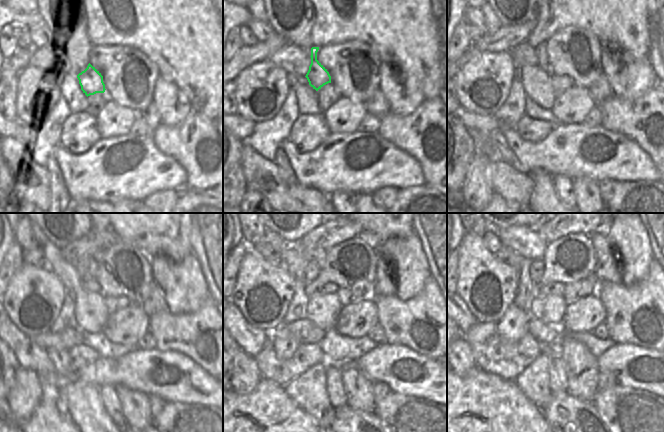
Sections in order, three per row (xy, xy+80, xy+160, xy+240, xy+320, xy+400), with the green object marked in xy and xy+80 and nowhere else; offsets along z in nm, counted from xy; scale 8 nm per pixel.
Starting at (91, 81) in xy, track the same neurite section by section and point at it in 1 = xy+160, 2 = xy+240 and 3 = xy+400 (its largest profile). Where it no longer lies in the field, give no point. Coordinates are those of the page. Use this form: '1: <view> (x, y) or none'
1: xy+160 (541, 50)
2: xy+240 (94, 266)
3: xy+400 (525, 241)

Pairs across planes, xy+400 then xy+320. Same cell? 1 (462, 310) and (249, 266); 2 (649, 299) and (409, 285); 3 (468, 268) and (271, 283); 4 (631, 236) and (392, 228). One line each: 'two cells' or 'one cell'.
1: two cells
2: two cells
3: one cell
4: two cells

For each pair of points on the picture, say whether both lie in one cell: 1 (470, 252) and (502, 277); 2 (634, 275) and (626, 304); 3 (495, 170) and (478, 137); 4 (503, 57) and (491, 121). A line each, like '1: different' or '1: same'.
1: same
2: different
3: different
4: different

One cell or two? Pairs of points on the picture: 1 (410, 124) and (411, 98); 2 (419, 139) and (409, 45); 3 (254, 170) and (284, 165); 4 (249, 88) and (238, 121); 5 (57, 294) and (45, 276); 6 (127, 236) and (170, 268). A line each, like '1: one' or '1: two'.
1: two
2: two
3: two
4: two
5: one
6: two

